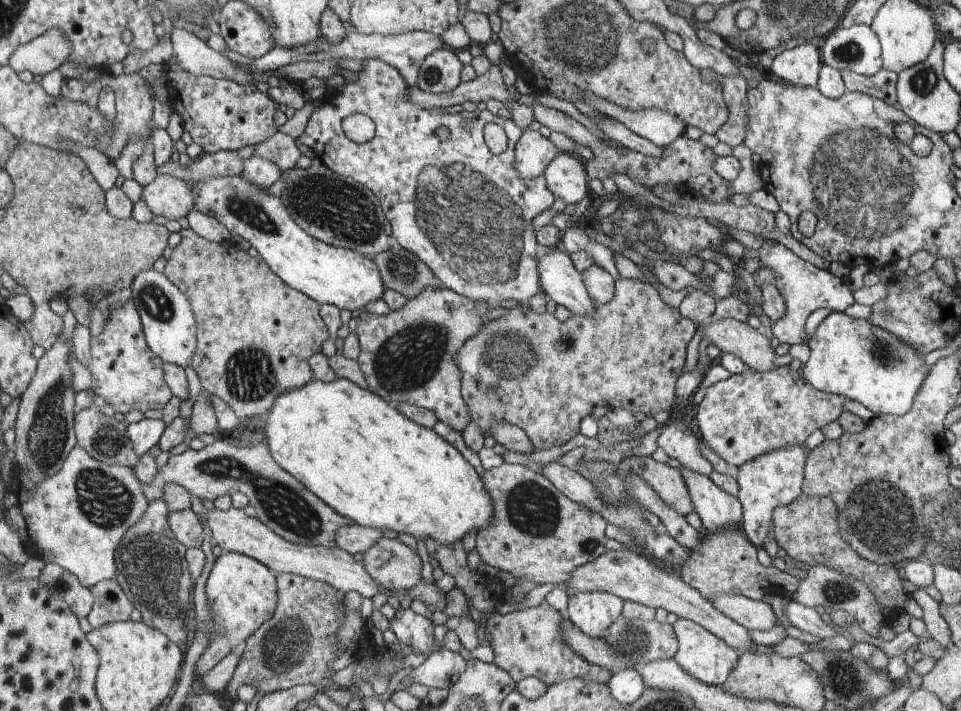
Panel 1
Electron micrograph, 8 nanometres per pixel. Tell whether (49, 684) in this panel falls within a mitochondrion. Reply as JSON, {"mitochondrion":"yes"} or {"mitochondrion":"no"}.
{"mitochondrion":"no"}

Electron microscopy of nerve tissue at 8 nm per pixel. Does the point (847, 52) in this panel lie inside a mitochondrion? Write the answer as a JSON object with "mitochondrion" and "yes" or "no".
{"mitochondrion":"yes"}

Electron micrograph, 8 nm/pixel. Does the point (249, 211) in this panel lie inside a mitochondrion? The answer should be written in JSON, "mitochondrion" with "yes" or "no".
{"mitochondrion":"yes"}

